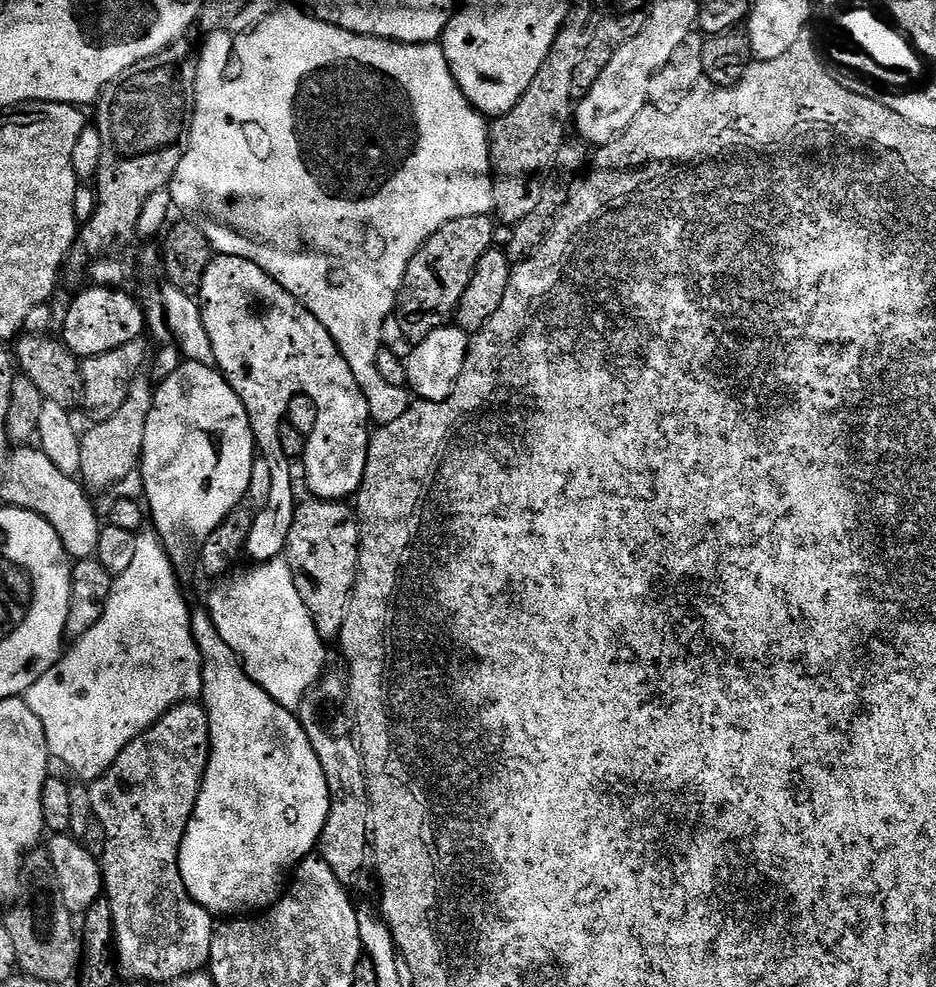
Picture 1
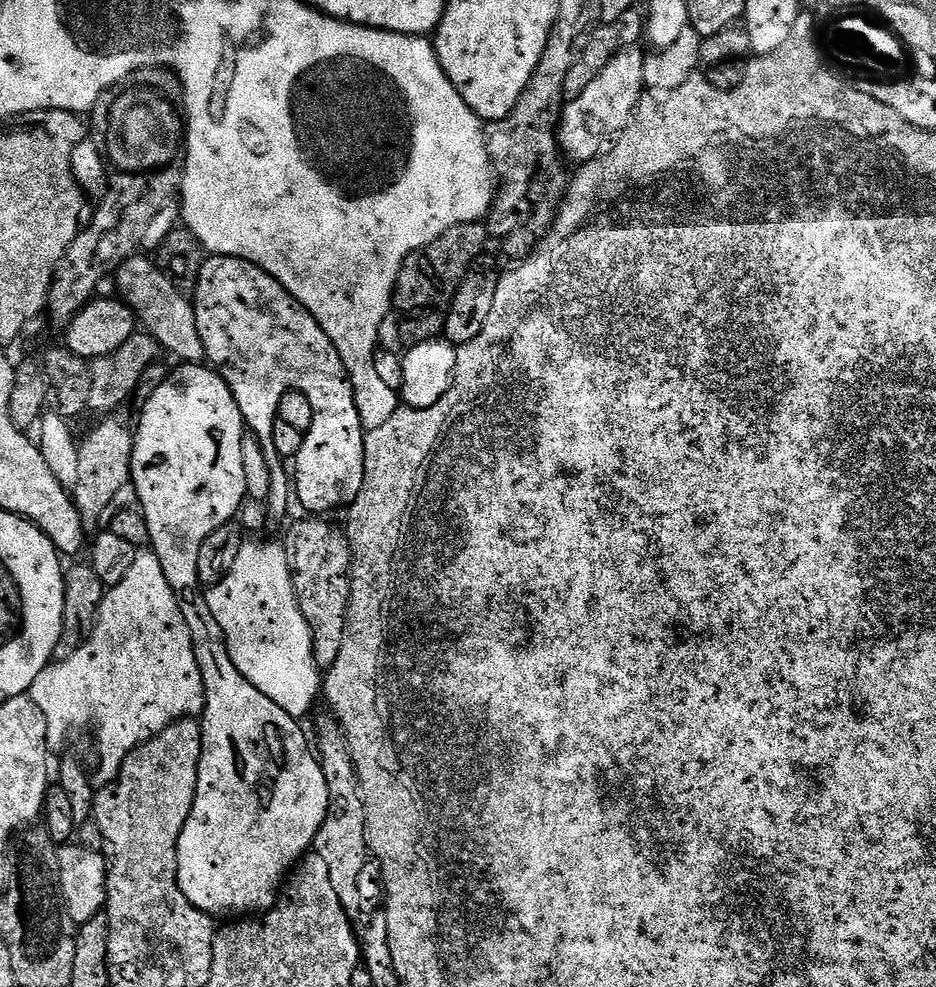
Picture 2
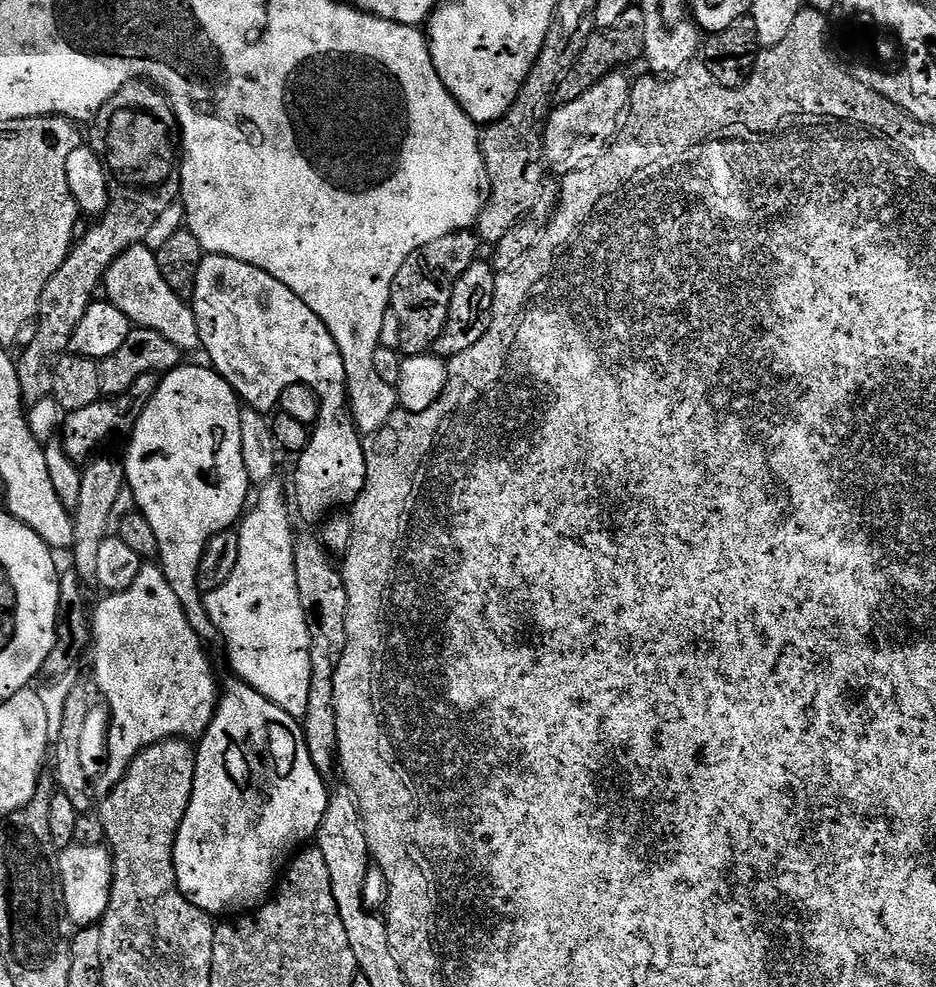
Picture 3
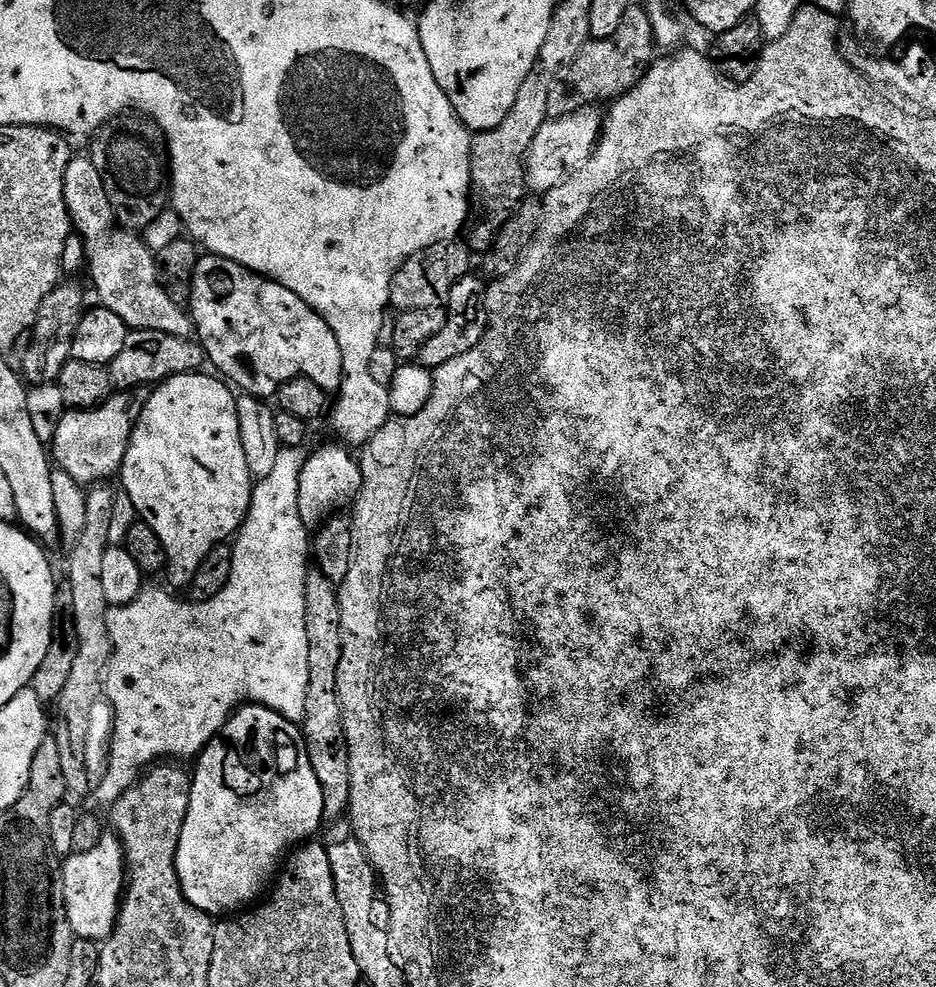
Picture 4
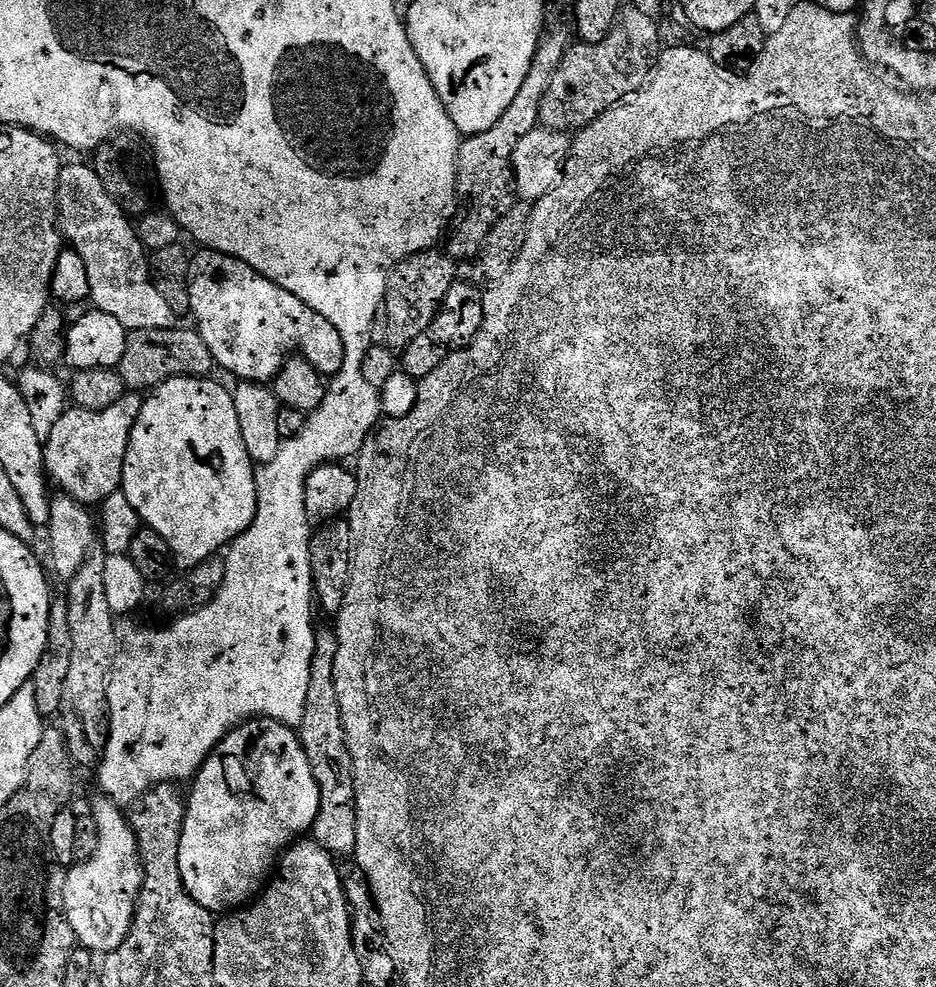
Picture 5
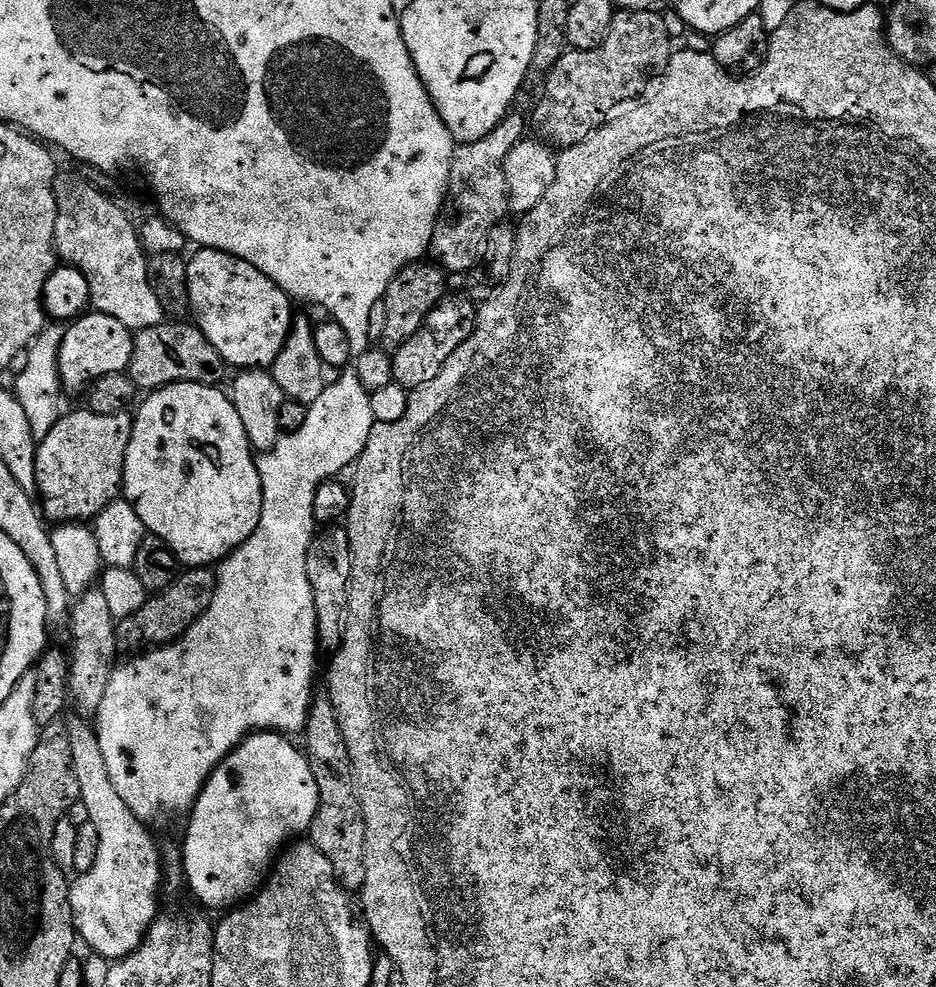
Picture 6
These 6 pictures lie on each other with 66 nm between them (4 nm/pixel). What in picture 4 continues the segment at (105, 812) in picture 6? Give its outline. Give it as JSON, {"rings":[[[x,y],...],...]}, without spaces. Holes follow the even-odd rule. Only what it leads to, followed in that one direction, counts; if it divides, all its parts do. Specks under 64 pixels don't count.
{"rings":[[[106,834],[94,850],[73,852],[62,864],[64,905],[73,937],[103,942],[112,935],[120,917],[120,905],[126,887],[126,861],[120,838]]]}

